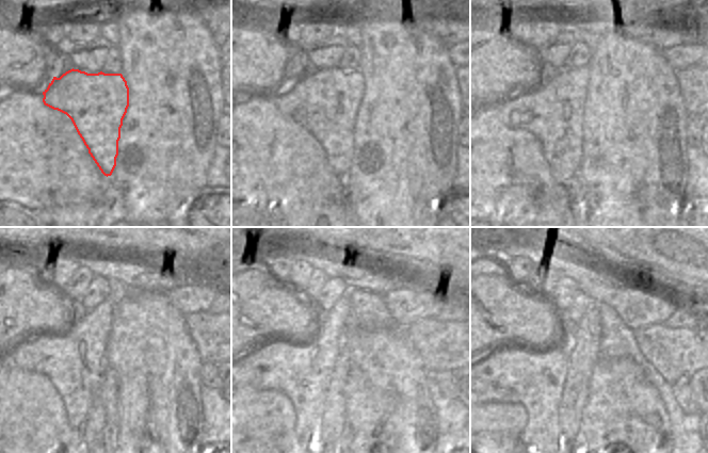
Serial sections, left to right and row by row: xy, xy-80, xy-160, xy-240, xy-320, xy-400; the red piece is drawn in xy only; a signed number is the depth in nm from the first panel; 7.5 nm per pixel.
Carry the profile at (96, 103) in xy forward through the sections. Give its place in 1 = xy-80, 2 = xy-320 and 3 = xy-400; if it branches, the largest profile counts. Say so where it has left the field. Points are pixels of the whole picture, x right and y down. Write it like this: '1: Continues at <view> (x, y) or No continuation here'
1: Continues at xy-80 (325, 103)
2: Continues at xy-320 (302, 370)
3: Continues at xy-400 (512, 374)

